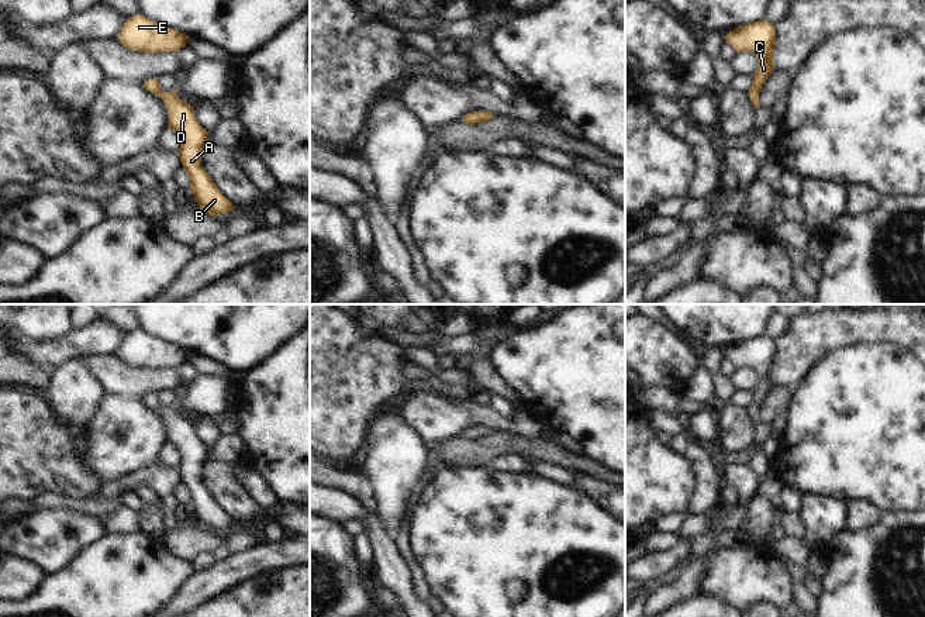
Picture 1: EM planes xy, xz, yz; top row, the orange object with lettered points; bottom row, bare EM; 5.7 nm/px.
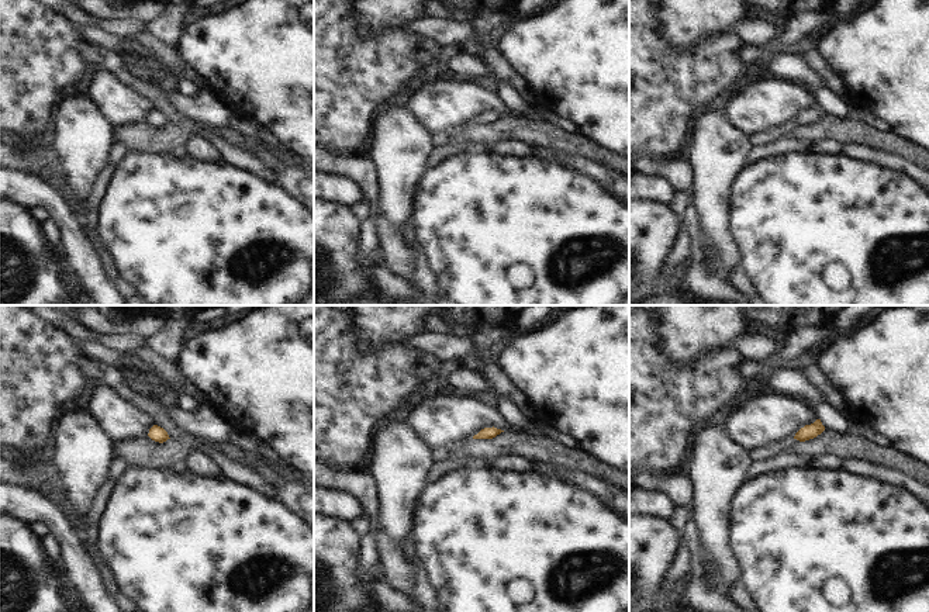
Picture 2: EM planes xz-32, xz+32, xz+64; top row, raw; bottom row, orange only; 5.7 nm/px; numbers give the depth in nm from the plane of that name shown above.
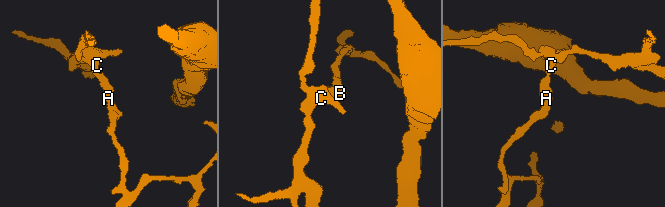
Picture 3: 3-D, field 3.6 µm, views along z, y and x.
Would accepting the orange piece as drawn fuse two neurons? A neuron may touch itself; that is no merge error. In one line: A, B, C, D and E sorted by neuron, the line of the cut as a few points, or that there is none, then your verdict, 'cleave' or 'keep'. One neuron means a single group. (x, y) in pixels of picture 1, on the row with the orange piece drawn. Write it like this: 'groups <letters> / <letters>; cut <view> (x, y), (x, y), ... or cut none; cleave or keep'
groups A B C D E; cut none; keep

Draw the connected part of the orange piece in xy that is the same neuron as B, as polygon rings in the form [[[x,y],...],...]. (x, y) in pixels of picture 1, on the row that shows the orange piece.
[[[158,77],[146,80],[144,87],[155,96],[161,96],[168,108],[168,127],[176,132],[180,141],[180,162],[190,177],[190,189],[197,206],[213,217],[232,211],[232,203],[220,192],[201,166],[201,155],[210,137],[197,121],[190,103],[182,100],[176,90],[163,92]]]

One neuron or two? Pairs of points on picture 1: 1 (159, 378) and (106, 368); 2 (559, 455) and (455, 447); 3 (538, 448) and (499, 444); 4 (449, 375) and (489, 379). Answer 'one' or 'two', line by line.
1: one
2: one
3: one
4: two

